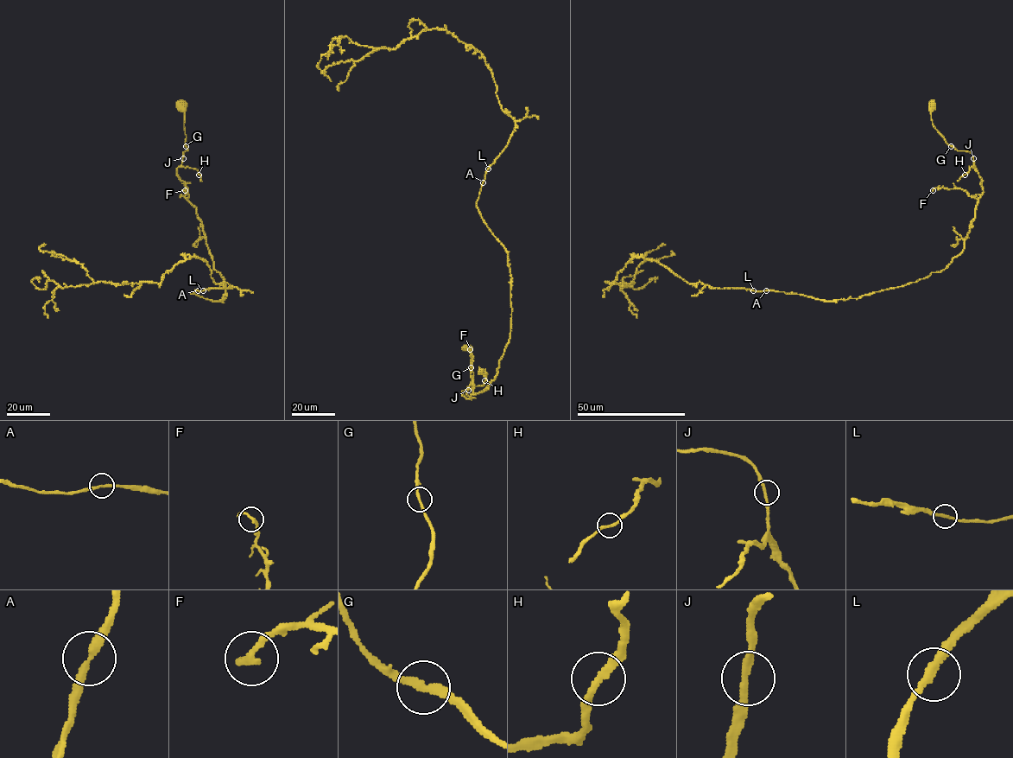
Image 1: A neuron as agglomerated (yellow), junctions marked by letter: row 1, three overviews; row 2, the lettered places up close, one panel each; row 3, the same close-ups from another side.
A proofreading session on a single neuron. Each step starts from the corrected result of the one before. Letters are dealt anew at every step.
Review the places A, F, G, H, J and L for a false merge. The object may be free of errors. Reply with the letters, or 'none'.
none

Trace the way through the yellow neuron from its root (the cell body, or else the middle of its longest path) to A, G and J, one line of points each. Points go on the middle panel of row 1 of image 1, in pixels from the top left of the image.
A: (466, 348), (473, 375), (462, 394), (471, 398), (497, 375), (510, 331), (509, 264), (477, 207), (483, 182)
G: (466, 348), (470, 347), (471, 367)
J: (466, 348), (470, 347), (473, 372), (468, 390)

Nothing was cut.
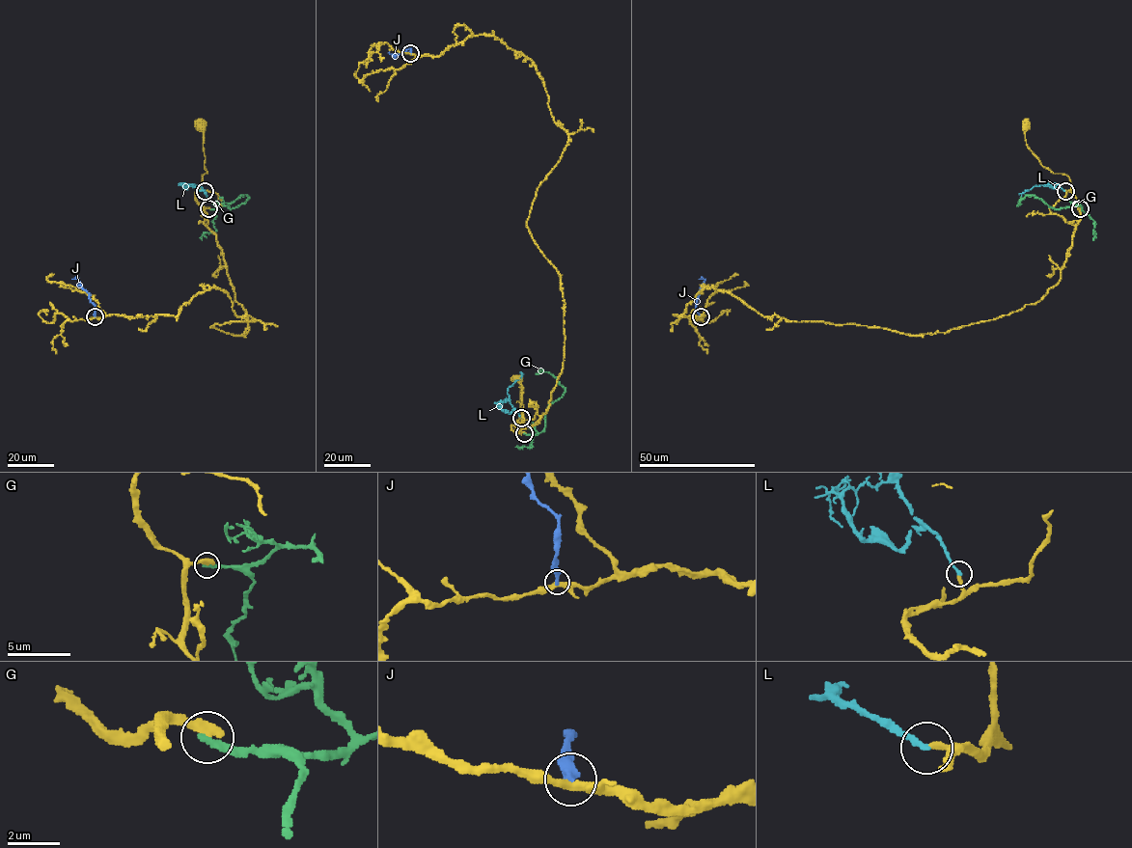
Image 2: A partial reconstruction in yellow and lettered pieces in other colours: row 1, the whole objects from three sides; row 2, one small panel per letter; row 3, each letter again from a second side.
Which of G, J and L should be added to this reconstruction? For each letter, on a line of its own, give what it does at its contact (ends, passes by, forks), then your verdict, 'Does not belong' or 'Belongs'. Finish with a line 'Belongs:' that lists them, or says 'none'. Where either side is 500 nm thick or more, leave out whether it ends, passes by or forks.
G: It ends there. Does not belong
J: It ends there. Does not belong
L: It ends there. Belongs
Belongs: L

